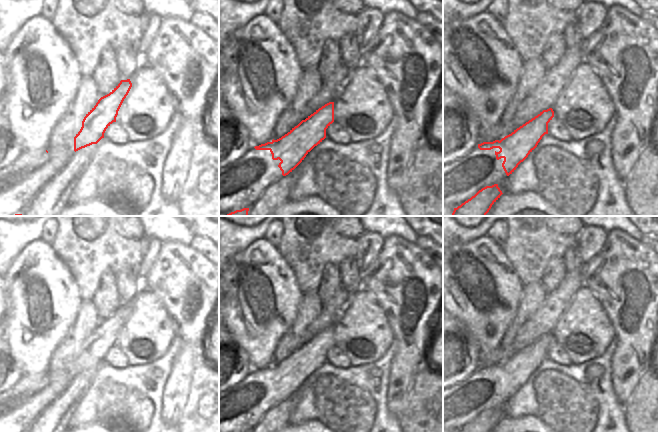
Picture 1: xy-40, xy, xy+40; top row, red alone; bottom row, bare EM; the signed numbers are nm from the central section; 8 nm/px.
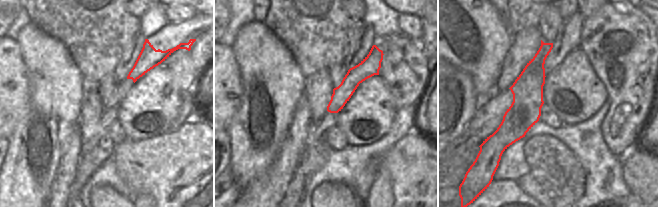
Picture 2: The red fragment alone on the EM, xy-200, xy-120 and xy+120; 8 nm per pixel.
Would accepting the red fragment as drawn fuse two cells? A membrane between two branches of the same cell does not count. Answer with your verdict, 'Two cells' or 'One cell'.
Two cells

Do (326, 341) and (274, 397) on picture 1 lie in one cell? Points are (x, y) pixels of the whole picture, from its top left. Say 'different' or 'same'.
same

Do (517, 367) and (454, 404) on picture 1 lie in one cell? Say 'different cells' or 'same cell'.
same cell

